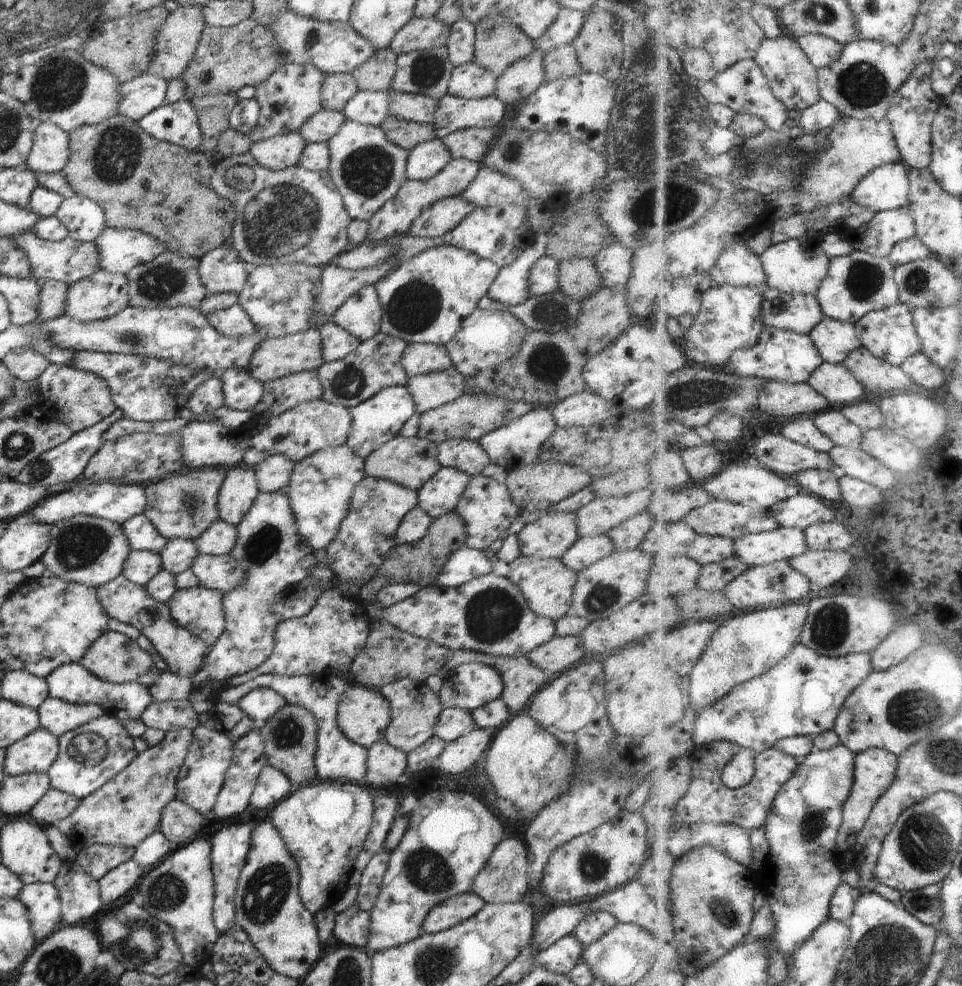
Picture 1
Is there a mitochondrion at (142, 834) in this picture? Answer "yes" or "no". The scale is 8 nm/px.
no

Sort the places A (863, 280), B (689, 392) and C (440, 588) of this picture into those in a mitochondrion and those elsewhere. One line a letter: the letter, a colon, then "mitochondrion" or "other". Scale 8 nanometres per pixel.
A: mitochondrion
B: mitochondrion
C: other

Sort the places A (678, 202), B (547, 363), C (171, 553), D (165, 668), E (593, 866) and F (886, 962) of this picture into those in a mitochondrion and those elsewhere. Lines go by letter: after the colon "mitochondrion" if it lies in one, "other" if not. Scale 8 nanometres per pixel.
A: mitochondrion
B: mitochondrion
C: other
D: other
E: mitochondrion
F: mitochondrion

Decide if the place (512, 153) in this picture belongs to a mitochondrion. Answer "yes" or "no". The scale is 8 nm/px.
yes

